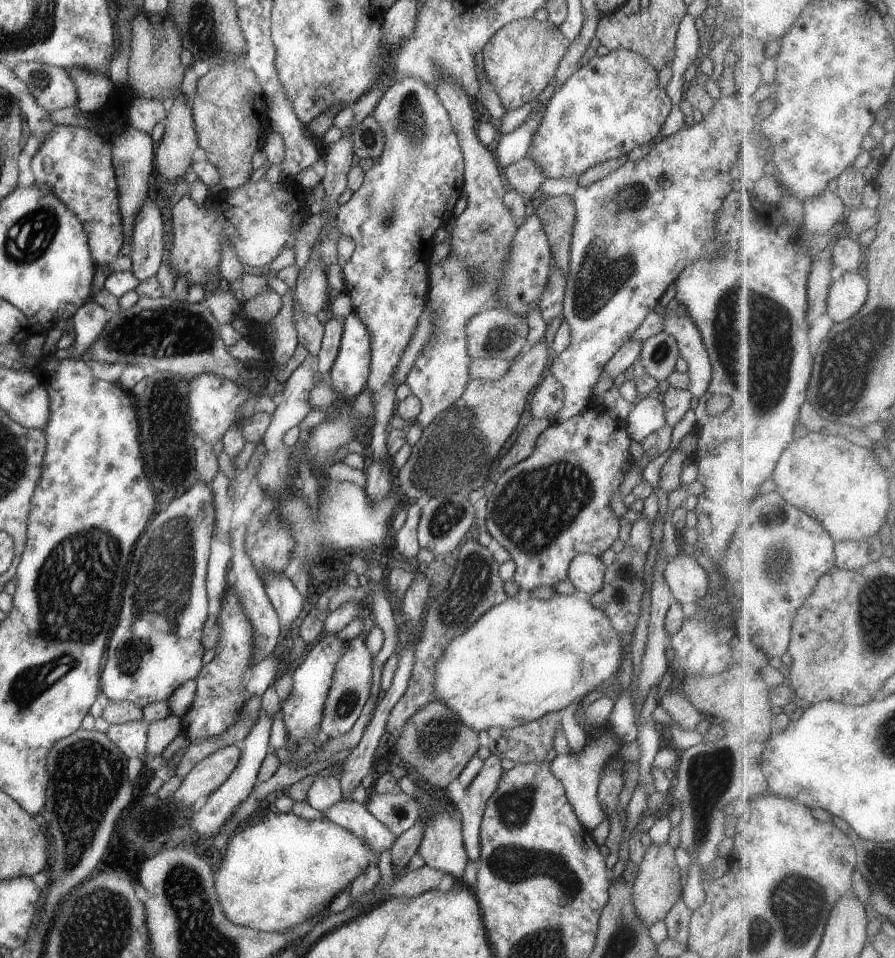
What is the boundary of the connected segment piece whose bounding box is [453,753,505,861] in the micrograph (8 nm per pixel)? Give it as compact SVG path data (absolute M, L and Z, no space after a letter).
M491 753L480 772L468 785L466 794L453 807L459 810L459 821L463 830L463 843L470 860L477 860L480 856L480 829L483 819L483 812L487 800L498 786L500 777L505 771L500 765L501 760L494 753Z

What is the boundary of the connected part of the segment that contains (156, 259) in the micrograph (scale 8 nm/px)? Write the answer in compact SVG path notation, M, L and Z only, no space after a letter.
M148 199L135 218L131 238L129 270L139 282L158 272L164 254L164 235L165 222L161 215L160 202L156 204Z

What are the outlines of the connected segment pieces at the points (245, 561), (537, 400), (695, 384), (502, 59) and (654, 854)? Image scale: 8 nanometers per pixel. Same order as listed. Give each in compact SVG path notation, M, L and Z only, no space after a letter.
M246 528L234 530L230 534L231 546L233 548L233 555L231 557L231 565L227 574L227 580L230 584L230 589L236 591L239 597L243 600L244 608L248 614L249 621L253 624L255 633L253 639L255 640L255 656L253 657L253 666L261 661L265 656L268 656L276 644L278 644L278 636L281 635L281 624L279 623L279 616L276 609L272 606L270 599L265 591L265 584L262 582L259 570L254 566L250 555L245 549L245 534Z
M547 375L537 386L532 402L530 414L534 419L549 419L563 407L565 401L564 387L556 377Z
M676 312L670 315L660 315L666 316L663 330L668 334L671 334L676 340L677 345L679 346L679 353L682 358L687 362L687 373L690 378L688 385L688 390L700 398L706 390L708 390L711 376L713 375L713 368L710 362L710 357L704 343L702 342L702 337L697 326L692 322L690 317L682 318L678 316Z
M535 17L506 23L490 38L481 50L486 79L494 86L507 111L538 98L538 94L552 82L569 44L559 26L550 21L538 21Z
M668 841L659 845L652 842L645 850L645 855L639 864L637 877L633 881L633 899L639 917L649 927L658 920L664 920L670 908L681 898L681 886L681 869L676 863L674 849Z

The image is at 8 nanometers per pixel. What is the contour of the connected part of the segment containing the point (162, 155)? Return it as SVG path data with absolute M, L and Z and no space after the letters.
M181 93L174 99L166 120L165 133L154 154L154 168L155 174L176 183L193 164L192 152L198 147L193 112Z

